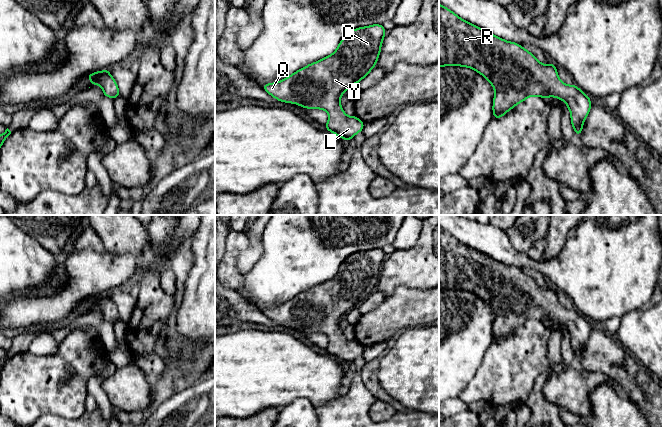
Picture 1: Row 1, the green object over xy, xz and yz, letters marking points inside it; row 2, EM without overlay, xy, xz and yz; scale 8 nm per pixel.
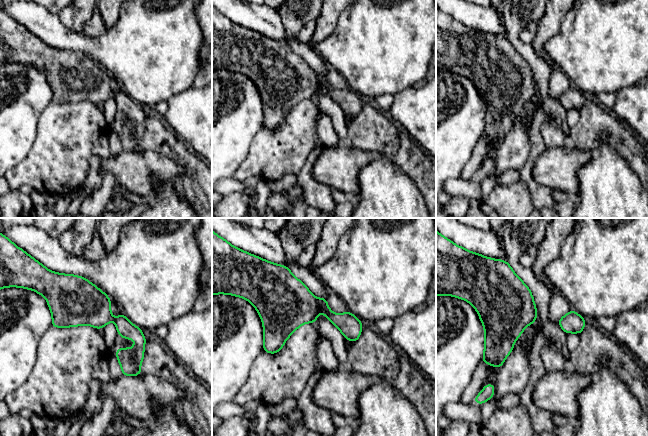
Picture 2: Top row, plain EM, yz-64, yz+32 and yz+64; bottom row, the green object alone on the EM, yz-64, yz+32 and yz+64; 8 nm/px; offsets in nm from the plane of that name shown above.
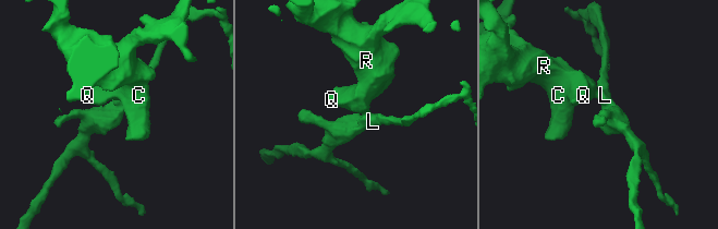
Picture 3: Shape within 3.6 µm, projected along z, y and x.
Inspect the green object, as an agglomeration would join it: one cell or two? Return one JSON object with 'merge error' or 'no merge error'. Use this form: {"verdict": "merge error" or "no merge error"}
{"verdict": "no merge error"}

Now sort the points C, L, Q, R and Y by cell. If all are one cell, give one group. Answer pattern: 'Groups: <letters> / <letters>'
Groups: C L Q R Y

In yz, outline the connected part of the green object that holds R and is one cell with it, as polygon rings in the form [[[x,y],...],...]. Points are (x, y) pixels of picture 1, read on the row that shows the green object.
[[[439,3],[439,67],[469,67],[484,76],[493,86],[493,118],[499,119],[510,109],[530,96],[547,99],[556,97],[566,102],[571,114],[571,125],[575,134],[582,134],[591,101],[575,84],[565,85],[558,77],[554,63],[544,65],[520,44],[503,40],[484,29],[458,17],[453,11]]]

